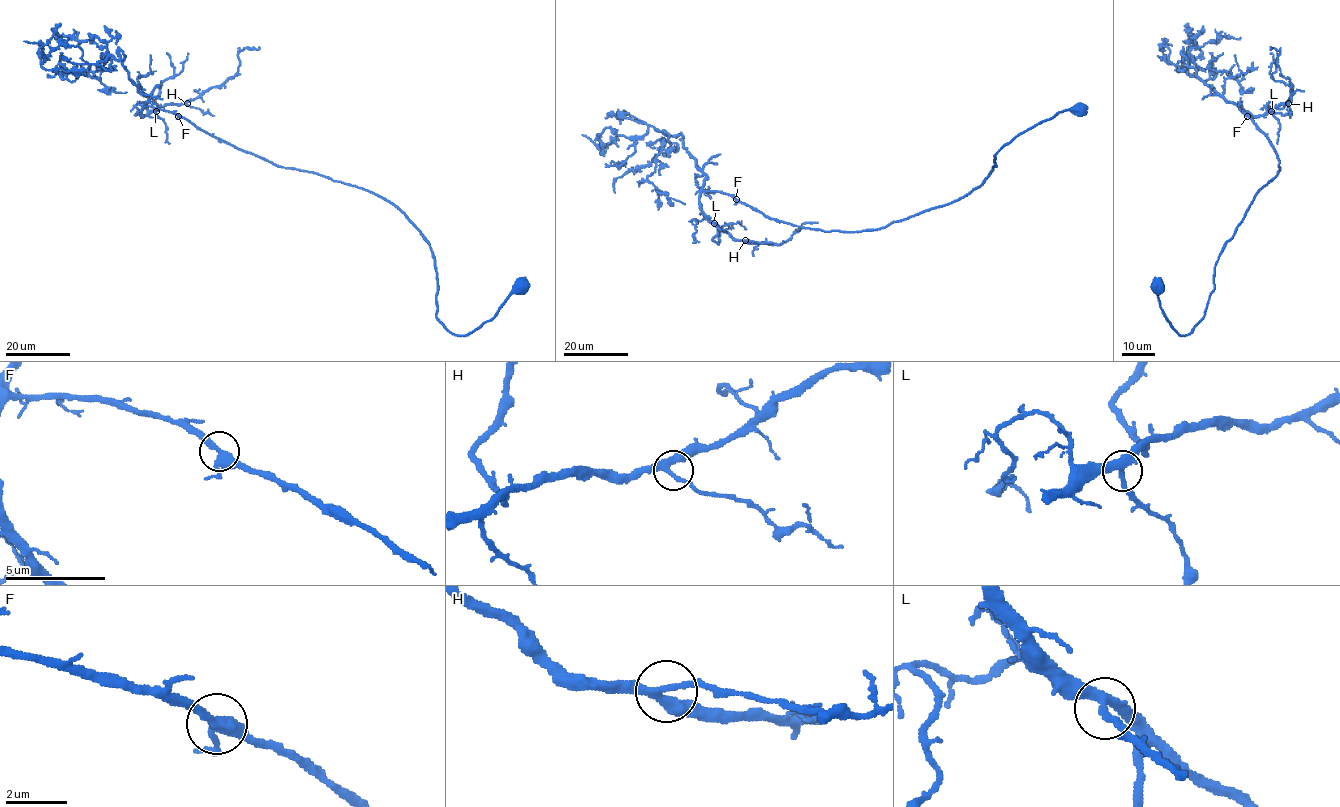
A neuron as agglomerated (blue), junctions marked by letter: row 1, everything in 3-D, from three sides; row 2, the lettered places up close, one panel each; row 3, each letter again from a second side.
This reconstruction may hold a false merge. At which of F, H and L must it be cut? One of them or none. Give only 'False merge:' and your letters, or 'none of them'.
False merge: none of them

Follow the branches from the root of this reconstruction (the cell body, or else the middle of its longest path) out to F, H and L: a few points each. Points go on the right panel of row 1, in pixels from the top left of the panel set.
F: (1158, 286), (1163, 314), (1180, 335), (1188, 334), (1204, 315), (1222, 248), (1280, 170), (1274, 148), (1247, 115)
H: (1158, 286), (1163, 314), (1188, 334), (1204, 315), (1222, 248), (1280, 170), (1239, 106), (1263, 115), (1288, 103)
L: (1158, 286), (1163, 314), (1188, 334), (1204, 315), (1222, 248), (1280, 170), (1239, 106), (1253, 115), (1271, 111)

